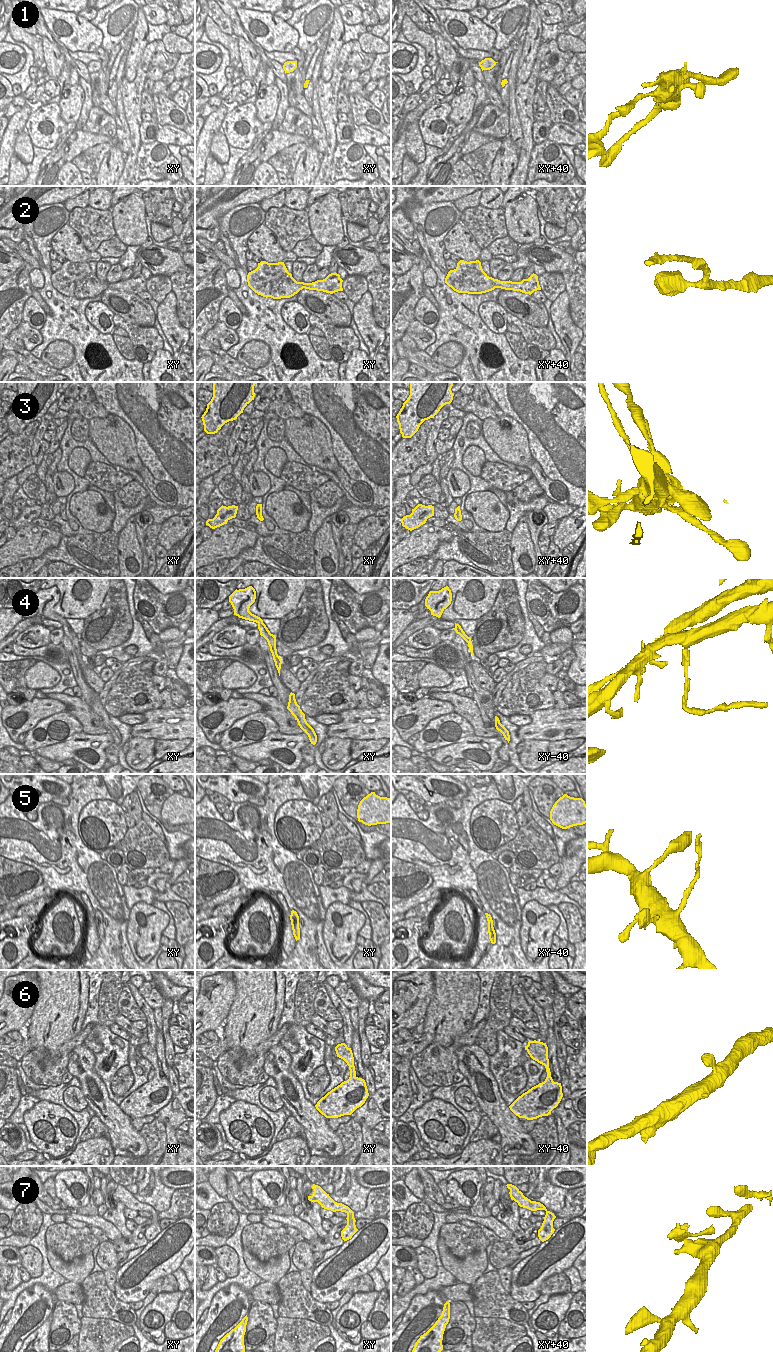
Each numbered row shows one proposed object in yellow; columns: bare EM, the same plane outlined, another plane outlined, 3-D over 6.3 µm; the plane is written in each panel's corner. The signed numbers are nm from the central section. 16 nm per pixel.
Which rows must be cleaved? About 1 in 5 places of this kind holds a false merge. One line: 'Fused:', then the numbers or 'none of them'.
Fused: 4, 5

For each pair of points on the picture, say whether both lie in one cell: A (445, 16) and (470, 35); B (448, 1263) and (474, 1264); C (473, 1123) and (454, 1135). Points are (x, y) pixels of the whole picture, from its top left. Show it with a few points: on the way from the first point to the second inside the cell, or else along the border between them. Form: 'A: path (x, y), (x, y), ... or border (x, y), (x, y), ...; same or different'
A: path (453, 18), (461, 20), (467, 27); same
B: path (454, 1264), (468, 1264); same
C: border (454, 1106), (468, 1126), (468, 1134), (460, 1147); different

